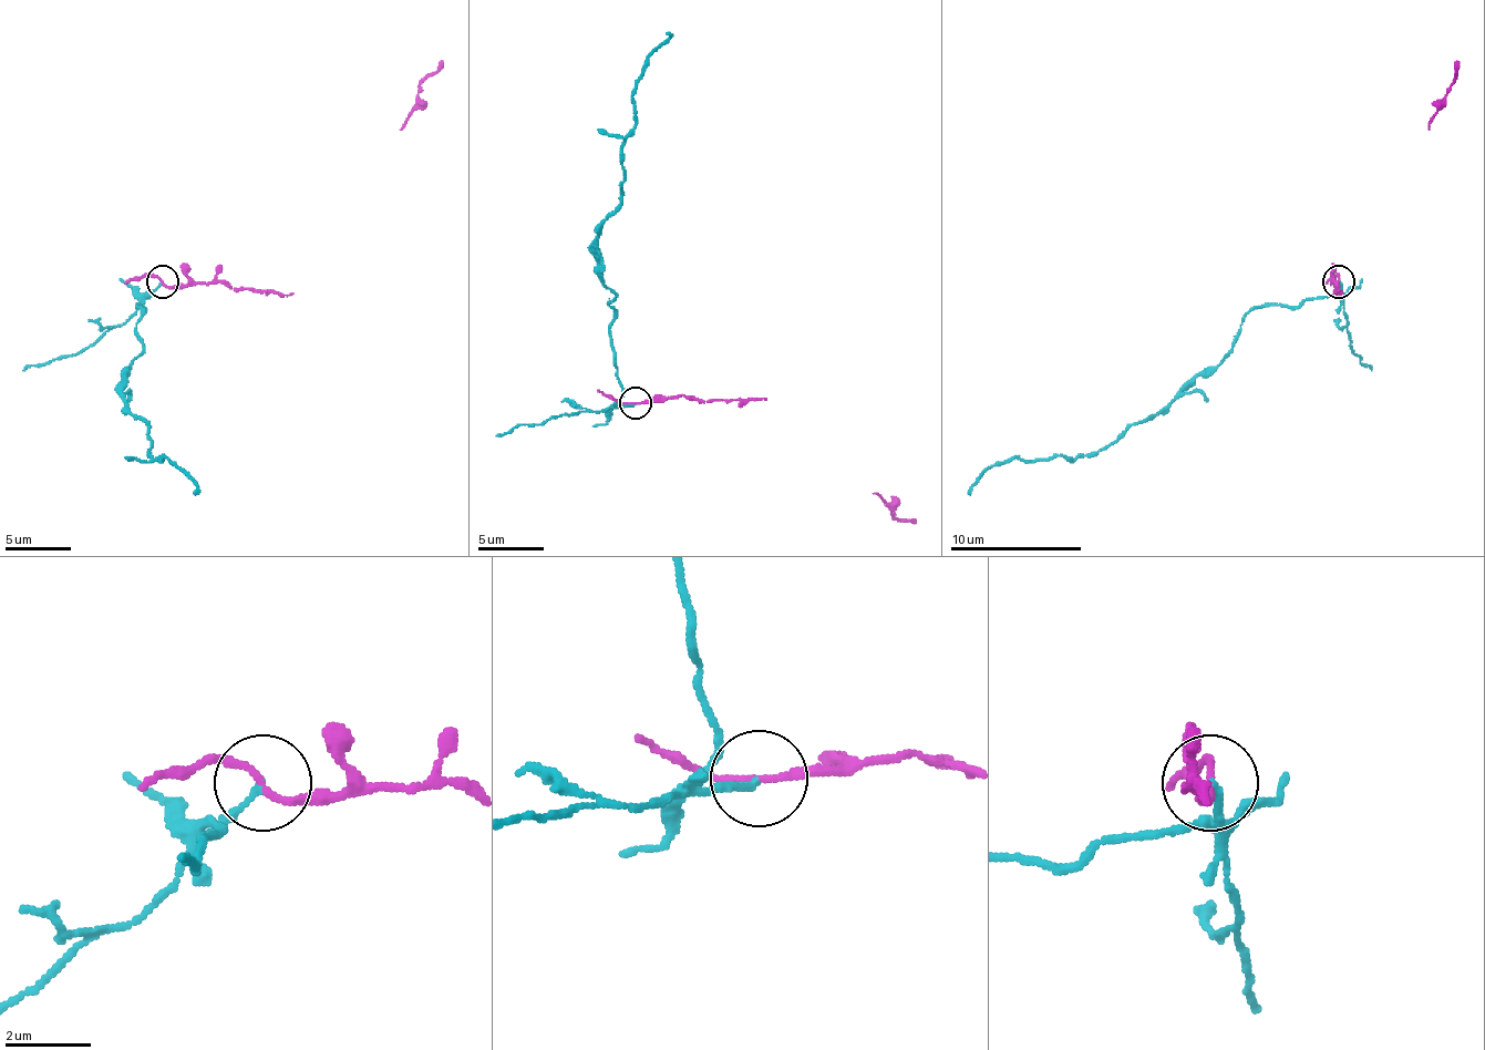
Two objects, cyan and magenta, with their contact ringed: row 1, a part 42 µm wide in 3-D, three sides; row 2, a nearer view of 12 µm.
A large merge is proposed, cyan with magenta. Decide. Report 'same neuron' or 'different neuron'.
different neuron

